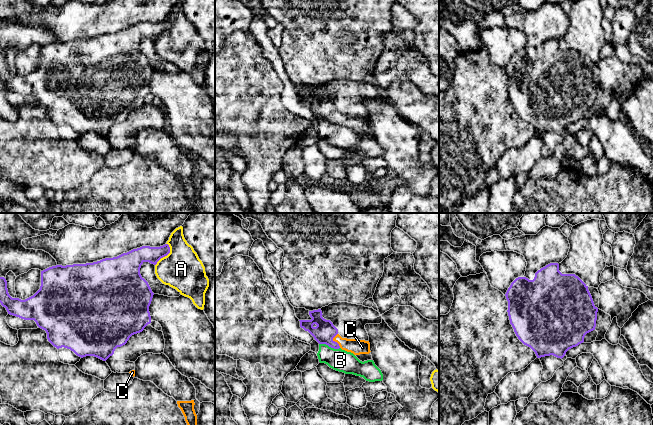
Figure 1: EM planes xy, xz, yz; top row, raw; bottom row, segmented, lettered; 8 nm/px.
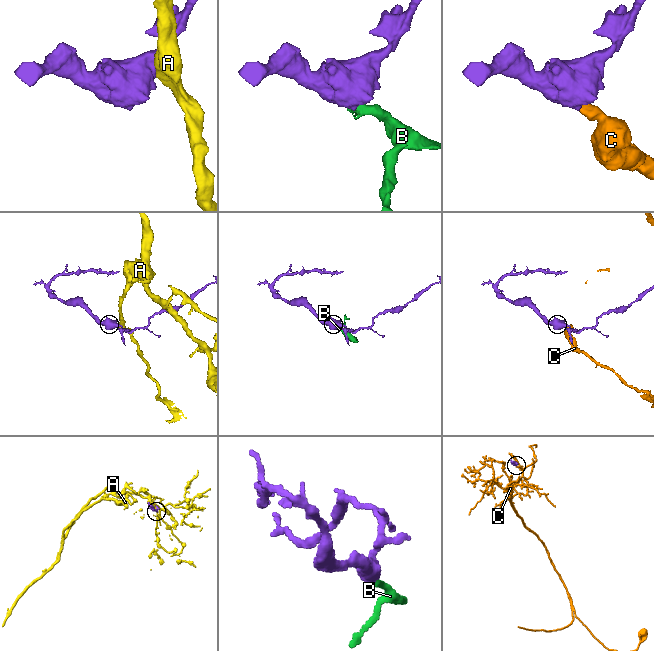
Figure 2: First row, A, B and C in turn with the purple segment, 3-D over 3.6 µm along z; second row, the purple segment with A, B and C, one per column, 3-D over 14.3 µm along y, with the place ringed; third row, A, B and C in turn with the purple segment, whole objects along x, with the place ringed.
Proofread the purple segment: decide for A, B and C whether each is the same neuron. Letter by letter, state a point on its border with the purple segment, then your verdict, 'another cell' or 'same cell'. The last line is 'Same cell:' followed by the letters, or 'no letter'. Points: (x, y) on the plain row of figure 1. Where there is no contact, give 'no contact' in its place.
A: contact xy (166, 31); another cell
B: contact xz (329, 122); another cell
C: contact xz (334, 117); same cell
Same cell: C

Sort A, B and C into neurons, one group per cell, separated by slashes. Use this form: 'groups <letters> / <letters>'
groups A / B / C

